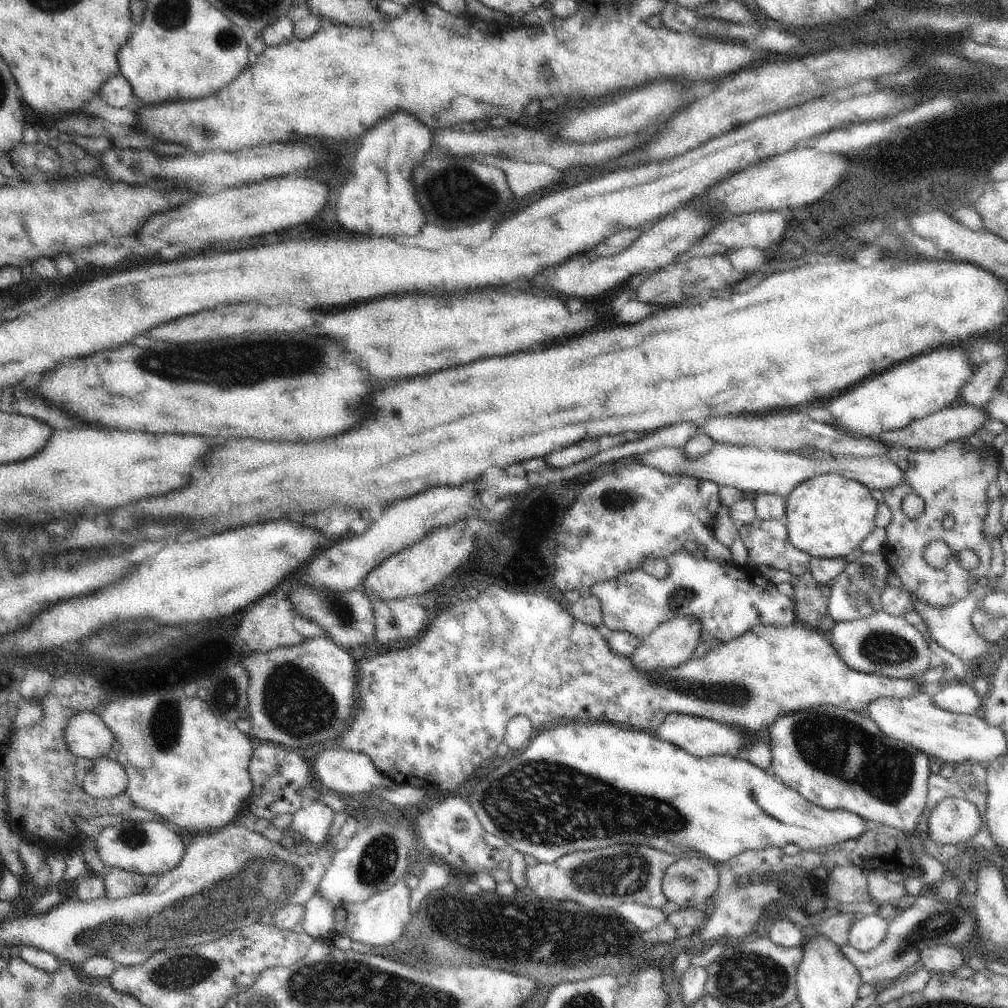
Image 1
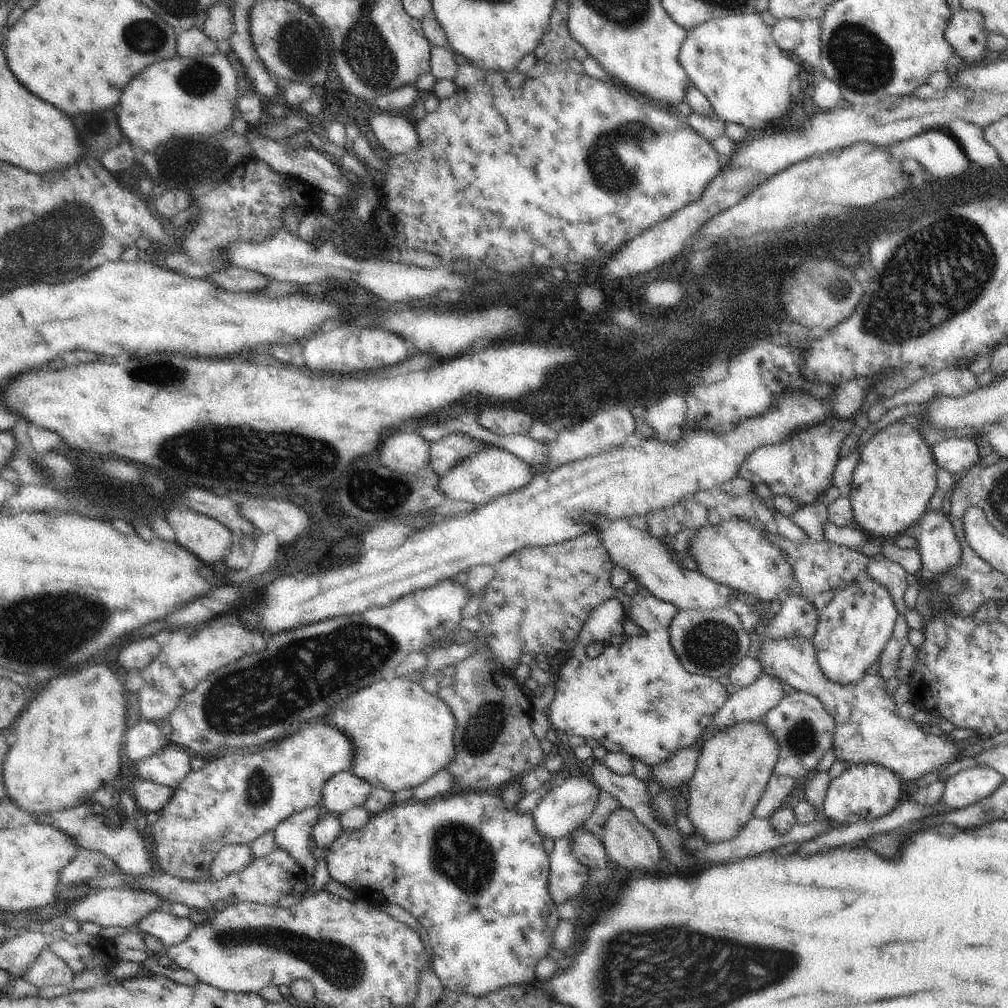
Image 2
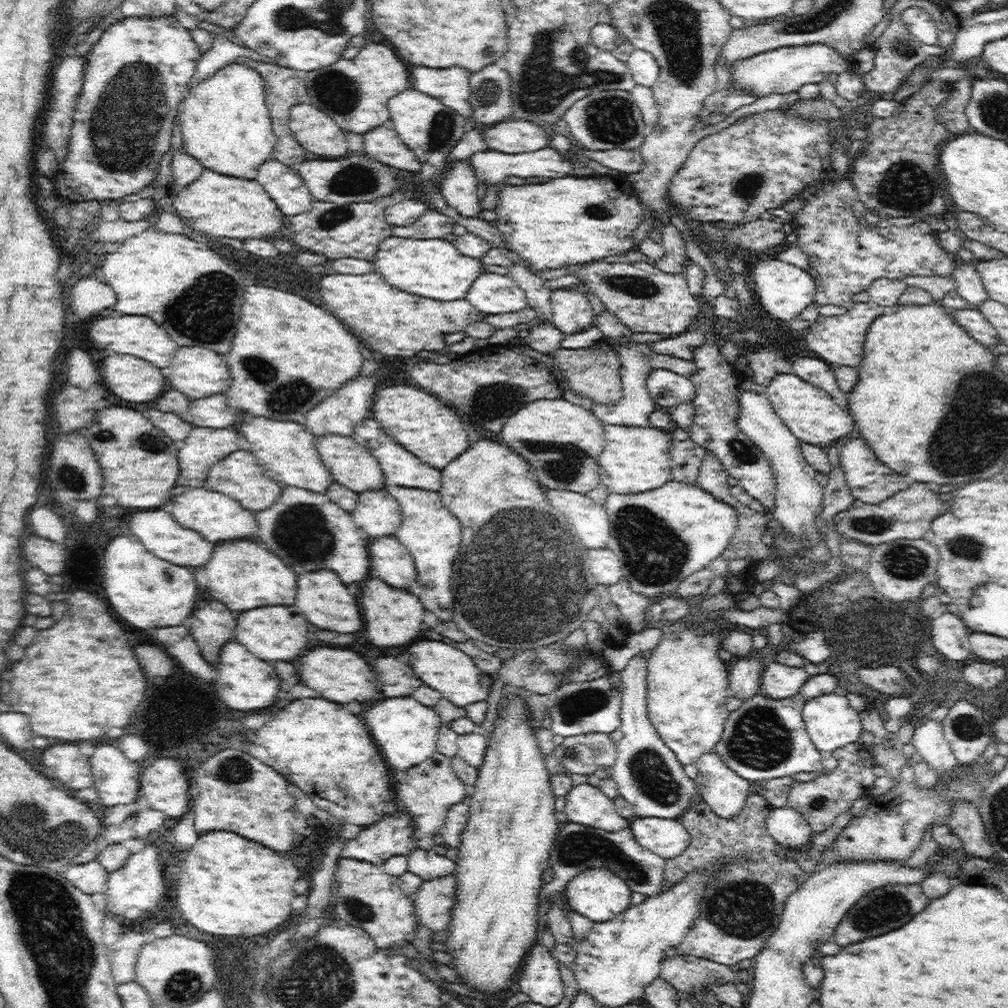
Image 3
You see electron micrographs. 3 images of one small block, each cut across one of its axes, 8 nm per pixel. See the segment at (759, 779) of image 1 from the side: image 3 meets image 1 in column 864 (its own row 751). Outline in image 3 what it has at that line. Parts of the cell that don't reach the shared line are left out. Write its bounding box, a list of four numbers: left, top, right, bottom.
[802,692,862,756]

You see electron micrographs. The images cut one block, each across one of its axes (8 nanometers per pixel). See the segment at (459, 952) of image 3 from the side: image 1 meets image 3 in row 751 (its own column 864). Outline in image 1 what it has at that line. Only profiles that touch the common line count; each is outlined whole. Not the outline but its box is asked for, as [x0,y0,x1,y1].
[784,473,878,558]

